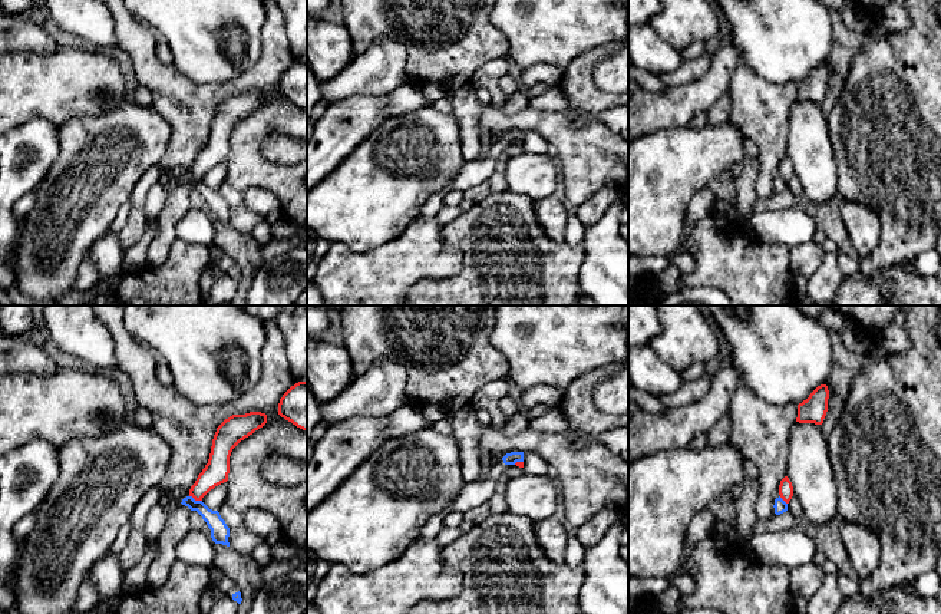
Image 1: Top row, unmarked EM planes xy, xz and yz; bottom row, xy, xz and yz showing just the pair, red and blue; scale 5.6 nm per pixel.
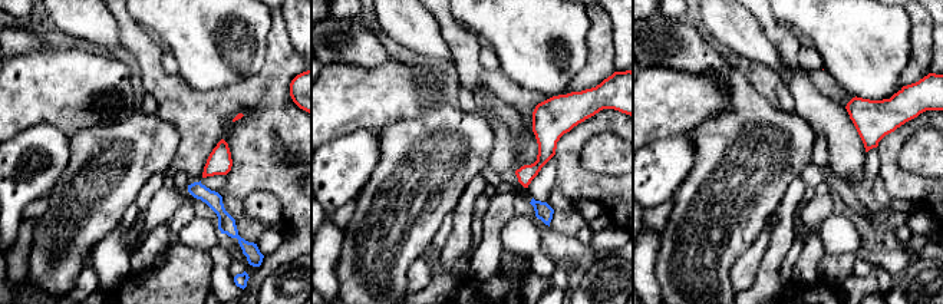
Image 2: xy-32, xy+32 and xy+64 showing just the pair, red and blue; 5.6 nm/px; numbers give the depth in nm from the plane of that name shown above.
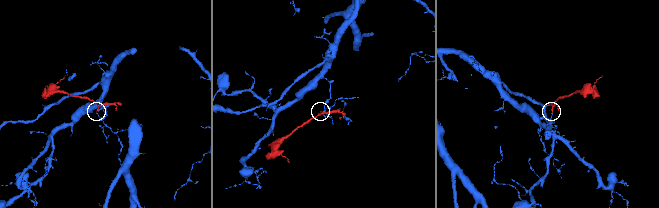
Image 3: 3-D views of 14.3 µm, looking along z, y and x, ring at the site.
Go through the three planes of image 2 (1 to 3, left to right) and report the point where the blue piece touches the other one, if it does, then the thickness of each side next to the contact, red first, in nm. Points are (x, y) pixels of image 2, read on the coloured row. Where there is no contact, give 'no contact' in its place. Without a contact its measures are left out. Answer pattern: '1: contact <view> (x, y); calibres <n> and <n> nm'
1: no contact
2: no contact
3: no contact

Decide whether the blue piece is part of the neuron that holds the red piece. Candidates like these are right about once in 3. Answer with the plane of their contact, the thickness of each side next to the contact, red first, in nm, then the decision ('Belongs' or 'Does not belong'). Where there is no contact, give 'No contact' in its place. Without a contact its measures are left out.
Touches red in xy. Thickness 140 nm (red) against 110 nm. Does not belong

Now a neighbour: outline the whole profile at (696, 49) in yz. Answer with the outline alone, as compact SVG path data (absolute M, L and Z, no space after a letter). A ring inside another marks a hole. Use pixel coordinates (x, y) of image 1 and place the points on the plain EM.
M693 42L689 46L678 50L683 60L693 60L706 53L706 46L703 42Z

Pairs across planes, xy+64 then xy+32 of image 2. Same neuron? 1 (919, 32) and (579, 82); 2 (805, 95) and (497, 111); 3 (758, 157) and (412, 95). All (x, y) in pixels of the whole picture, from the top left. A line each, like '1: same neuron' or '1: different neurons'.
1: same neuron
2: same neuron
3: different neurons

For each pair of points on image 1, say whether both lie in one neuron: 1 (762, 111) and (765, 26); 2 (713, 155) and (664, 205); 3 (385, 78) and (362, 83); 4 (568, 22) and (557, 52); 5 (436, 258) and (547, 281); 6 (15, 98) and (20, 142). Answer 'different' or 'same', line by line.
1: different
2: same
3: same
4: same
5: different
6: different

